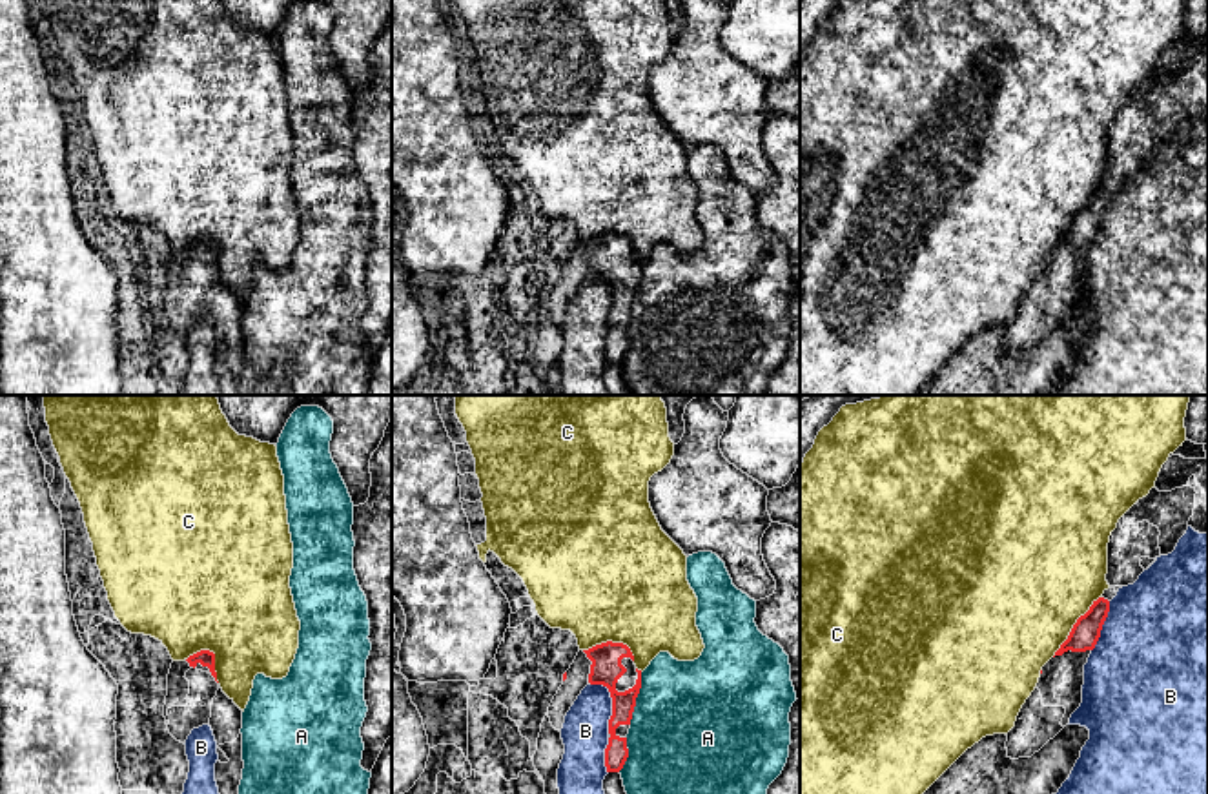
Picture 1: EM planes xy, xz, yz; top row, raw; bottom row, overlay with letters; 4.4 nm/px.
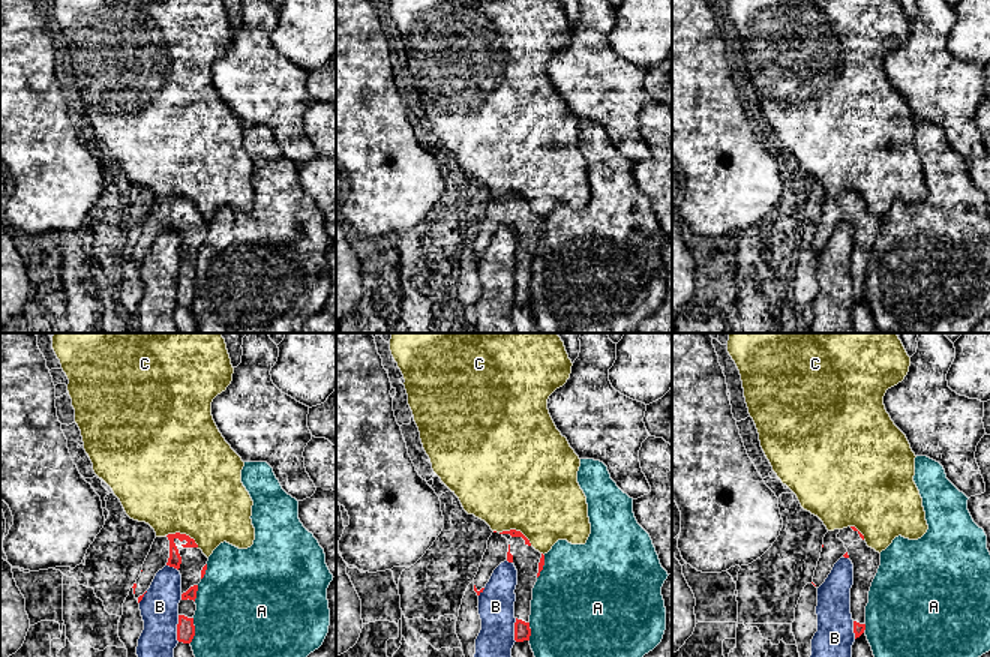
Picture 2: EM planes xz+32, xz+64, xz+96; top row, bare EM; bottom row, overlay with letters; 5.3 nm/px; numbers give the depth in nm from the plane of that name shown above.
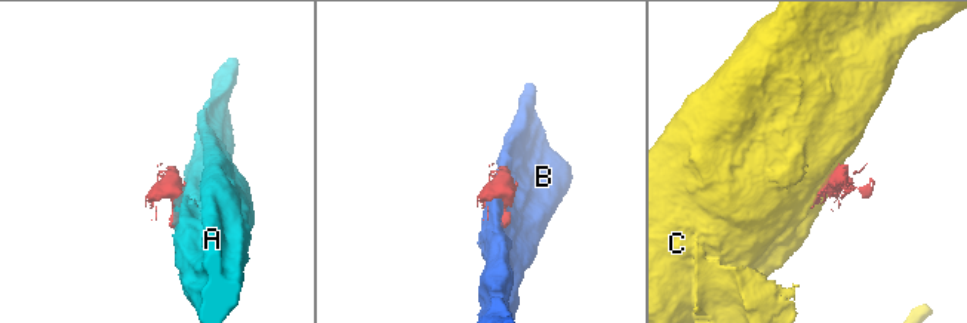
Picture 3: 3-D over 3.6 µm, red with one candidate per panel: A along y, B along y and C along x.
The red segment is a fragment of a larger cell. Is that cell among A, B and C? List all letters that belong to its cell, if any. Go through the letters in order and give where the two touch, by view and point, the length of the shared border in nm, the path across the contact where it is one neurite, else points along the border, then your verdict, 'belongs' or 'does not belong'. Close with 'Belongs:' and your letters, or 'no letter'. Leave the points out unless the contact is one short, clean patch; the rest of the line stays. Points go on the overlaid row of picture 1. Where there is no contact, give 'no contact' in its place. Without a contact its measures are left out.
A: xz (636, 696) | 240 nm | does not belong
B: xz (613, 703) | 240 nm | does not belong
C: yz (1074, 627) | 340 nm | does not belong
Belongs: no letter

